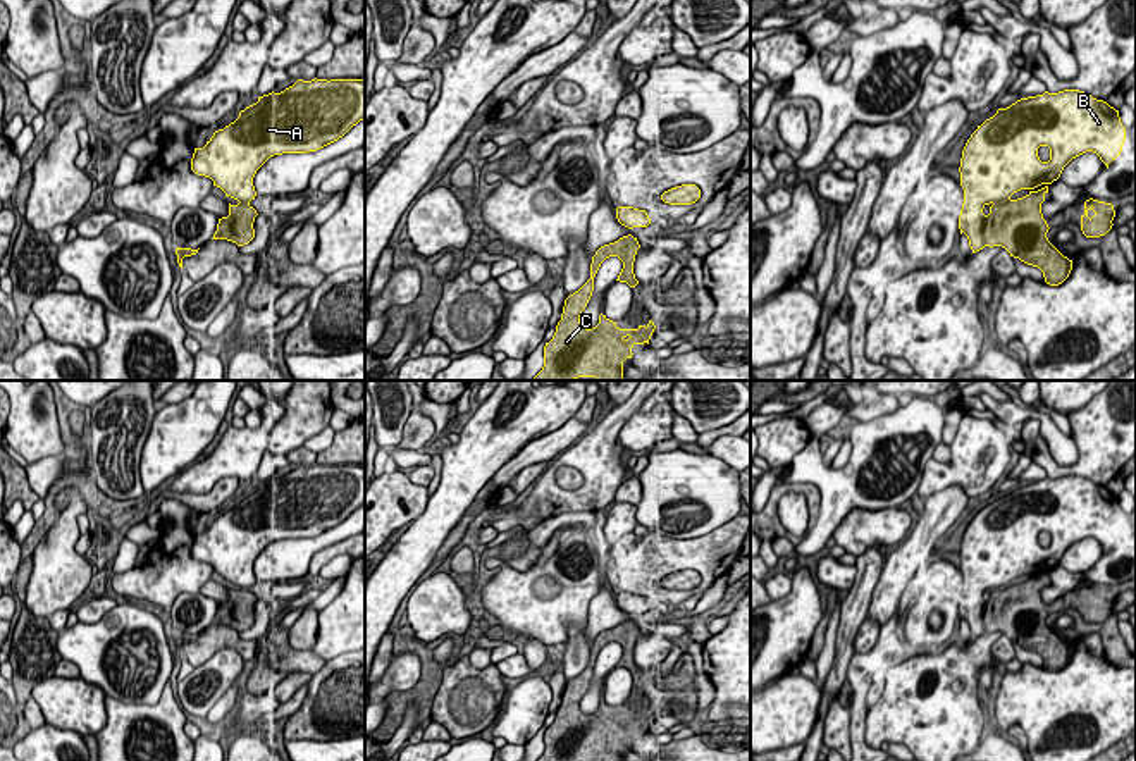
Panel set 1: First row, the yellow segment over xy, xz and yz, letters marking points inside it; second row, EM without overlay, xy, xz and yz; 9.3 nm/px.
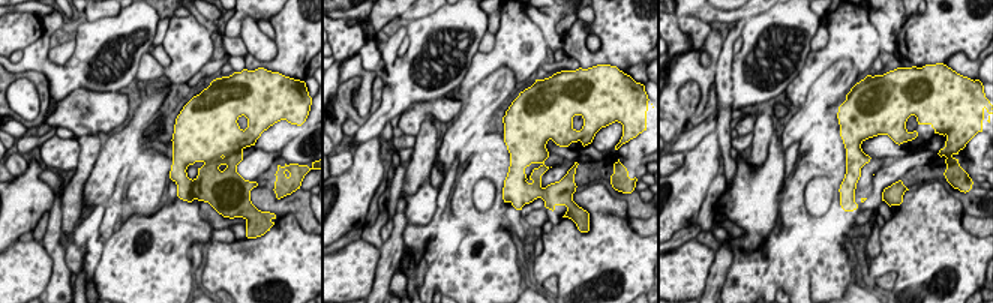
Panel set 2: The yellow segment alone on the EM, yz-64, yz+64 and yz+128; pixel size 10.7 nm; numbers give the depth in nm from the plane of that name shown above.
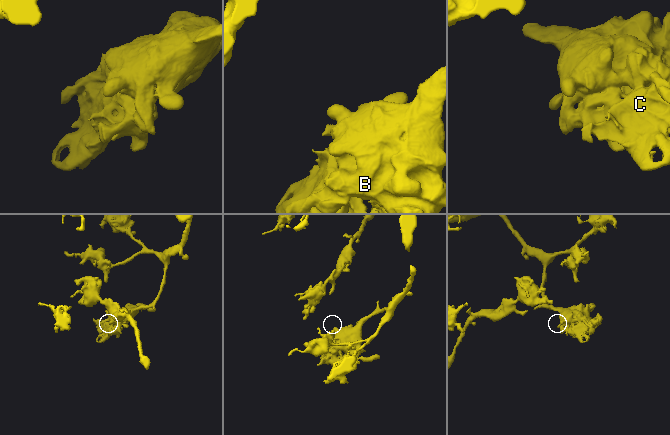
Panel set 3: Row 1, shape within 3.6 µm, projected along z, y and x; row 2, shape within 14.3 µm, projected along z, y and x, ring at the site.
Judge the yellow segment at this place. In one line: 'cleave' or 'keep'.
keep

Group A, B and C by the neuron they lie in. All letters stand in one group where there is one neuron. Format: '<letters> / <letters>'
A B C

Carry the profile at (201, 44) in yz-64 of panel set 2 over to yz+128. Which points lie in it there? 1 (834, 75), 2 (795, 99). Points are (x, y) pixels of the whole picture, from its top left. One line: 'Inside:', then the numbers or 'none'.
Inside: 2

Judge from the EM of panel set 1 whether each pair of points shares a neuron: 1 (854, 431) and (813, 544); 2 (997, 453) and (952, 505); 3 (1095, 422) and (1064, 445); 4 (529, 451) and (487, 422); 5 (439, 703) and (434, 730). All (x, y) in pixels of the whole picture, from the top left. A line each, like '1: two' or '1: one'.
1: one
2: two
3: two
4: two
5: two

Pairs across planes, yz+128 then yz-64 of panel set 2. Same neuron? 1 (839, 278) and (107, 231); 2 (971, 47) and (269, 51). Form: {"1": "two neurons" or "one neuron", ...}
{"1": "two neurons", "2": "two neurons"}

